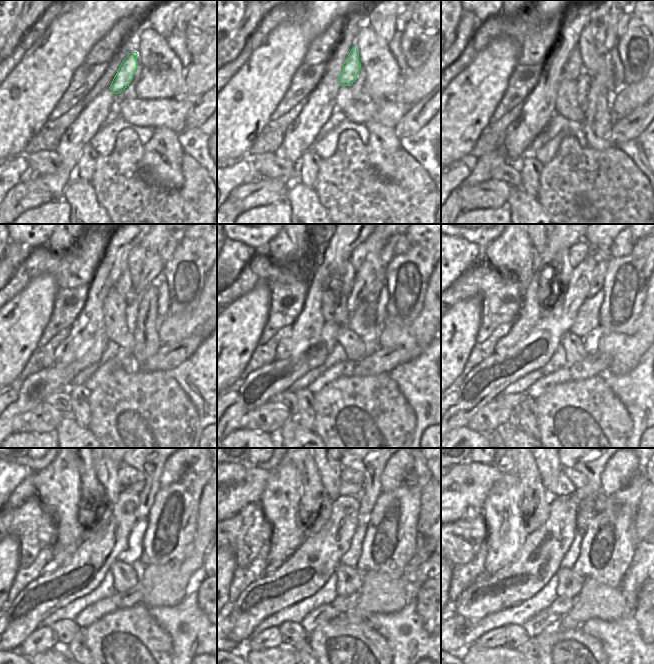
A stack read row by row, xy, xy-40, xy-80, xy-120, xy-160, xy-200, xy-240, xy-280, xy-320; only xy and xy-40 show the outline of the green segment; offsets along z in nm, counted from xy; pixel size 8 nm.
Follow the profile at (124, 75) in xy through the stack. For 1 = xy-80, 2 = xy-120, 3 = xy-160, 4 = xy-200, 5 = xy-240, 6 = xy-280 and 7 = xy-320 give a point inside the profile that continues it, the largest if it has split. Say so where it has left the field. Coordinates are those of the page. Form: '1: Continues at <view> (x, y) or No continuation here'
1: Continues at xy-80 (573, 67)
2: Continues at xy-120 (124, 285)
3: Continues at xy-160 (347, 279)
4: Continues at xy-200 (561, 266)
5: Continues at xy-240 (106, 469)
6: Continues at xy-280 (329, 468)
7: Continues at xy-320 (550, 468)

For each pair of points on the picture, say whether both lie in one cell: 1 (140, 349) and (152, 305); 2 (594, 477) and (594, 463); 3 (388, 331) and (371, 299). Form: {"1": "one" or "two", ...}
{"1": "one", "2": "one", "3": "two"}

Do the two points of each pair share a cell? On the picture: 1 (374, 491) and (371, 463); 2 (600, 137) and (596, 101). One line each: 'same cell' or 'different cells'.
1: same cell
2: same cell

